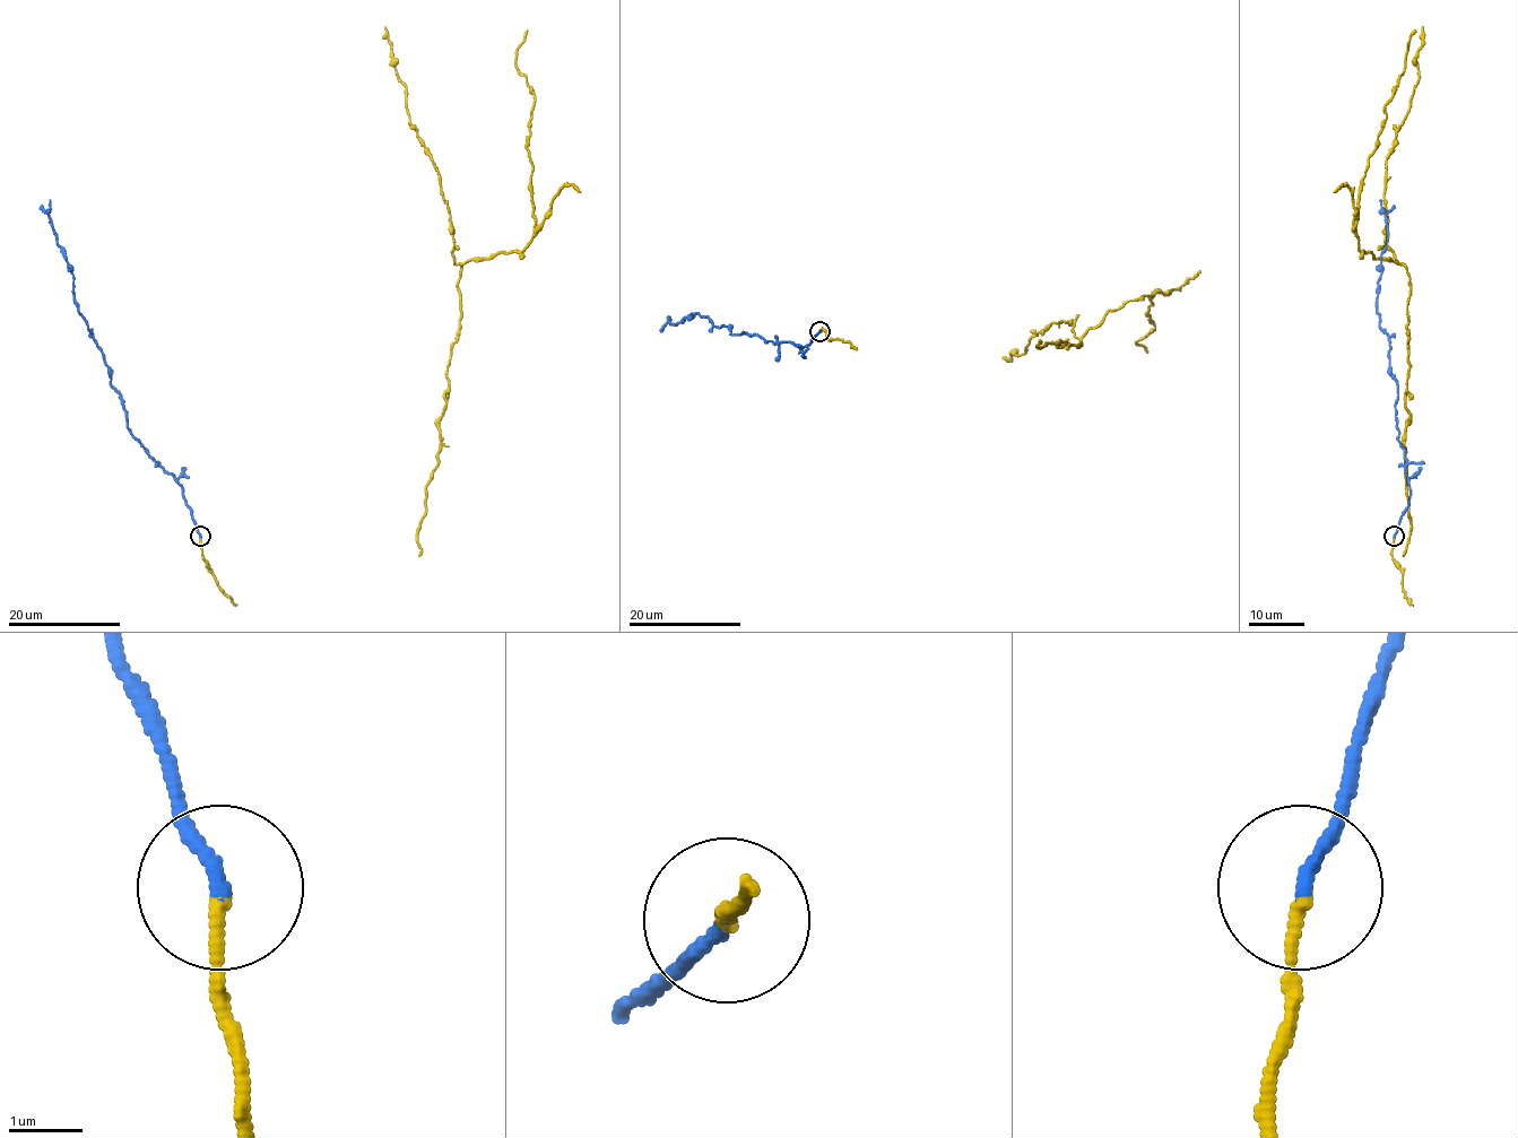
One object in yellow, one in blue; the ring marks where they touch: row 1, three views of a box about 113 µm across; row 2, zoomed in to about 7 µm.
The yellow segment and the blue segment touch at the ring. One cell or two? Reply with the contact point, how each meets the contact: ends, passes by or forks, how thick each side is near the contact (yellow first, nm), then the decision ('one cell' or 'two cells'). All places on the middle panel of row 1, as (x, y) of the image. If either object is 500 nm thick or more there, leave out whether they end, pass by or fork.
place (820, 331); yellow ends; blue ends; calibres 150 and 190 nm; one cell

